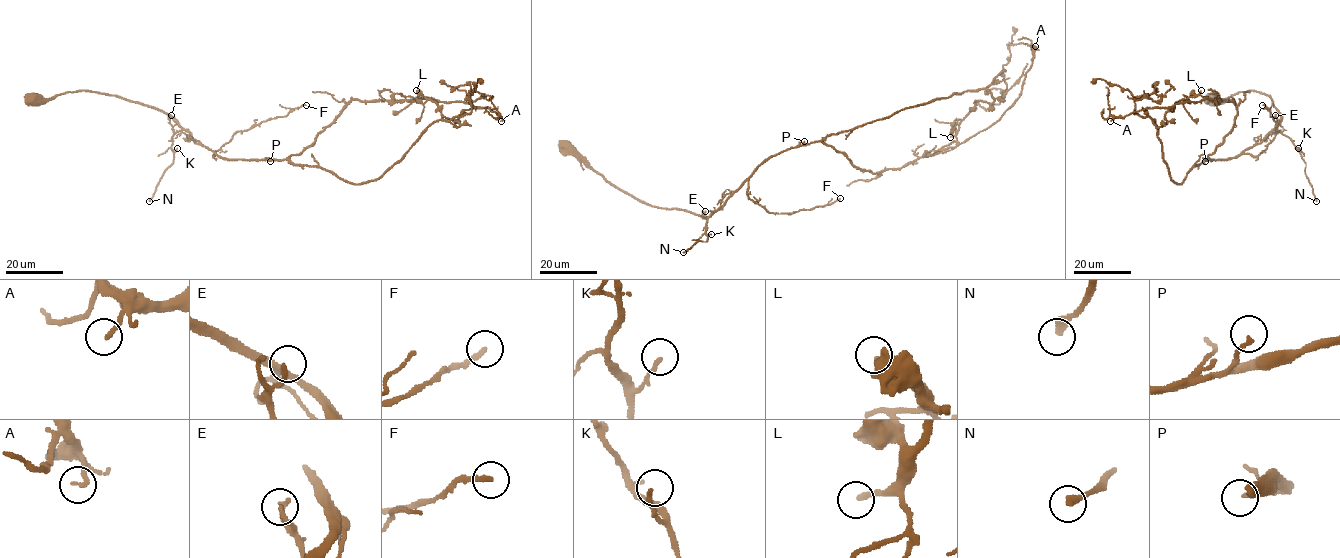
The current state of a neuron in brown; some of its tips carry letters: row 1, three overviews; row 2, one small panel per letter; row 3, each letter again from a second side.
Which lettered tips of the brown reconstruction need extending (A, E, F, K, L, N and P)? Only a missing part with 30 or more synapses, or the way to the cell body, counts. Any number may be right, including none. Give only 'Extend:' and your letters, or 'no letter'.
Extend: L, N

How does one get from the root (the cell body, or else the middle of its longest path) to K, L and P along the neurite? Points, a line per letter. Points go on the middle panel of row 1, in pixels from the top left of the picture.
K: (571, 148), (607, 180), (647, 203), (710, 216), (706, 217), (705, 232), (711, 234)
L: (571, 148), (647, 203), (709, 216), (791, 148), (821, 141), (878, 173), (935, 155), (950, 137)
P: (571, 148), (607, 180), (647, 203), (709, 216), (760, 165), (783, 151), (800, 146), (804, 141)

